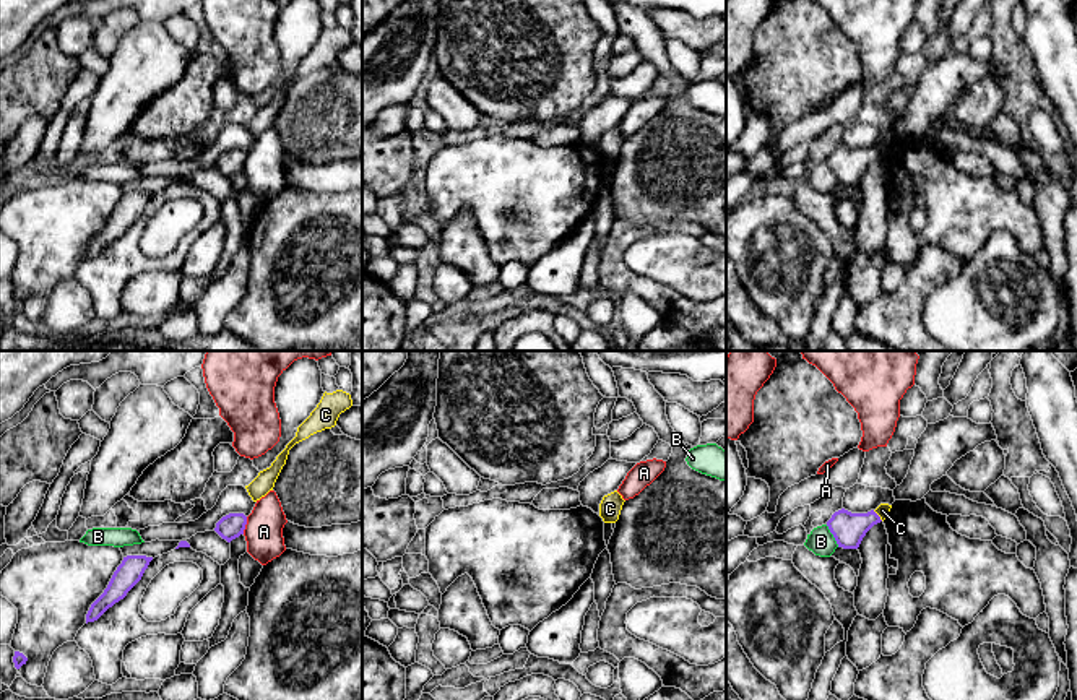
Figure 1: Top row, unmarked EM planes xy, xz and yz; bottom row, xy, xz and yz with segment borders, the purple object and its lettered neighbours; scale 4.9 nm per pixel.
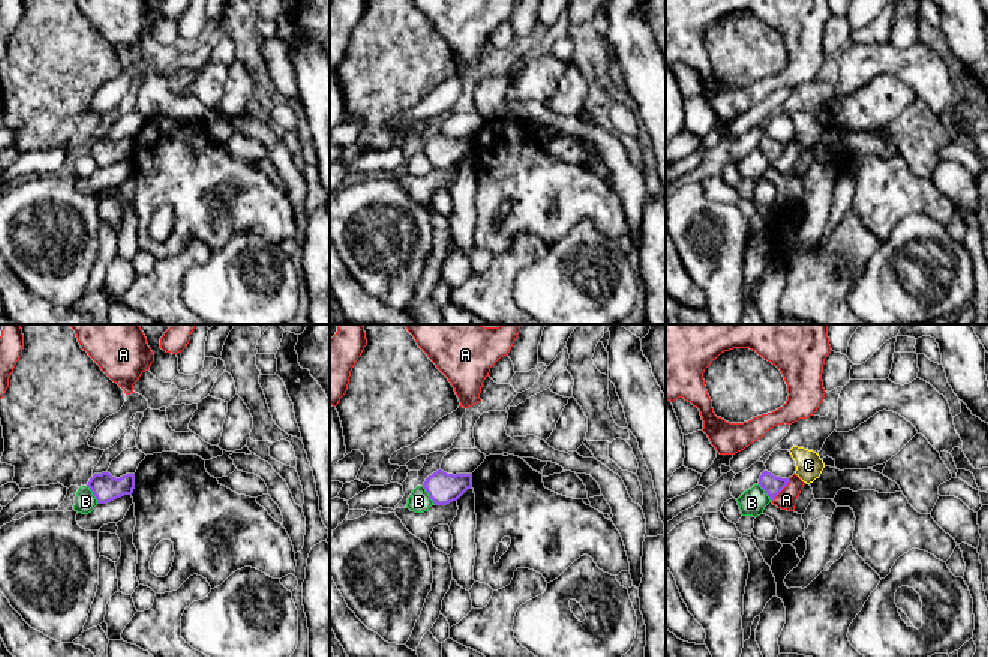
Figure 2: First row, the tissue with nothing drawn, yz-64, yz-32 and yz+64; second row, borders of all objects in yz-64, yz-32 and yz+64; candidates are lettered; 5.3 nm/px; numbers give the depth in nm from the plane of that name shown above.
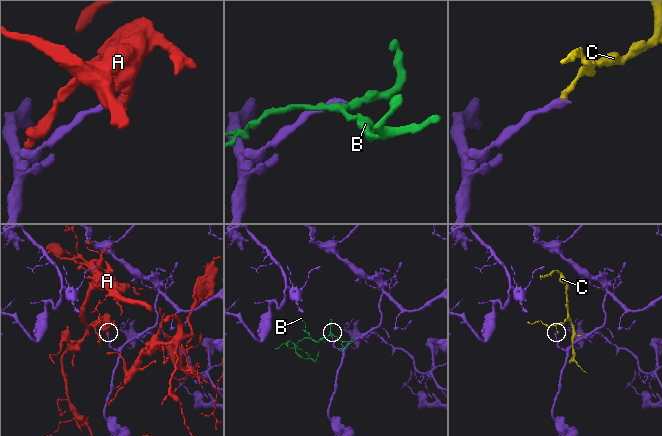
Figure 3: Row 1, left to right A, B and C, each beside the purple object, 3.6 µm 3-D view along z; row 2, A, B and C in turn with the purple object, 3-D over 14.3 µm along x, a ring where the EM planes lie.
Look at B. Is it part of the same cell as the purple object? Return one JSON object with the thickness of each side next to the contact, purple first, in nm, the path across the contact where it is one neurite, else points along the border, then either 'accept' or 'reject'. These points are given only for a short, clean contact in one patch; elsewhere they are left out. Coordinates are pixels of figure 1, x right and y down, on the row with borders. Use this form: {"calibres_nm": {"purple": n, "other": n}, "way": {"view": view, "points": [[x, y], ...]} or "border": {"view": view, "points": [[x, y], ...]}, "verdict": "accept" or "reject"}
{"calibres_nm": {"purple": 160, "other": 140}, "verdict": "reject"}

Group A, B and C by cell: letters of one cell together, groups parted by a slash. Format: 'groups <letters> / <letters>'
groups A / B / C

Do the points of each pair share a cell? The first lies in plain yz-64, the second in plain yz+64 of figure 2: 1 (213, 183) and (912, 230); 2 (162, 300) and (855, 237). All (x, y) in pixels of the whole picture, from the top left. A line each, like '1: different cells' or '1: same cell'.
1: different cells
2: same cell

